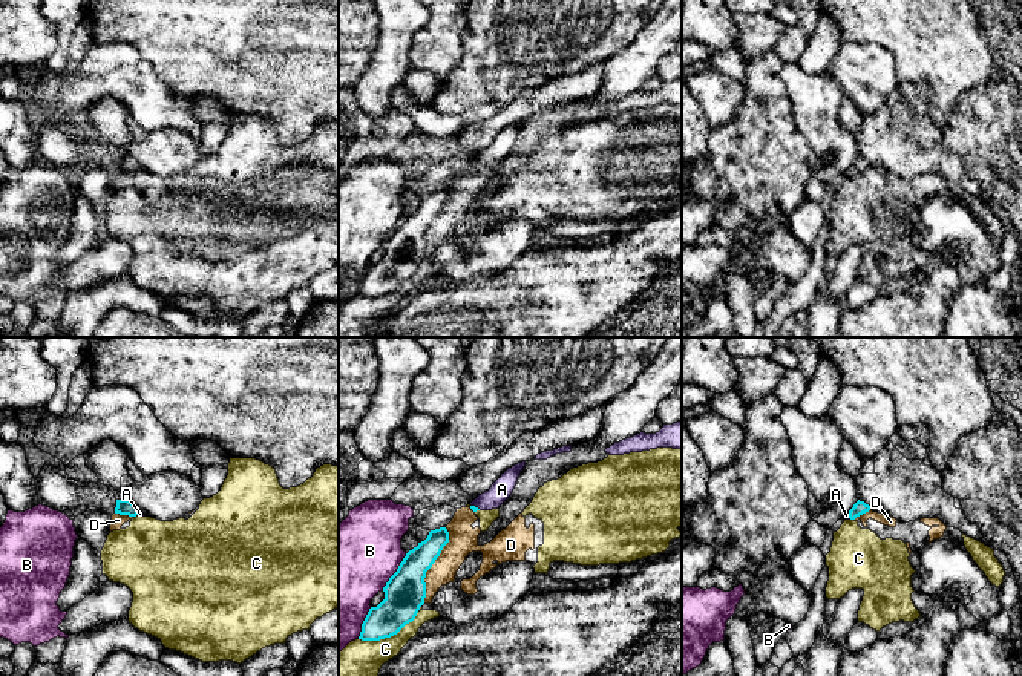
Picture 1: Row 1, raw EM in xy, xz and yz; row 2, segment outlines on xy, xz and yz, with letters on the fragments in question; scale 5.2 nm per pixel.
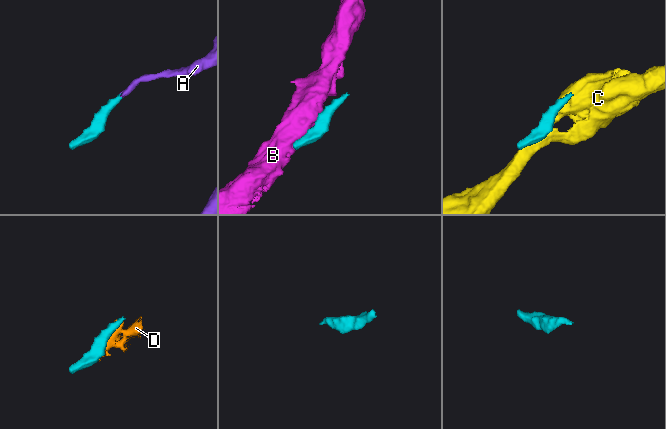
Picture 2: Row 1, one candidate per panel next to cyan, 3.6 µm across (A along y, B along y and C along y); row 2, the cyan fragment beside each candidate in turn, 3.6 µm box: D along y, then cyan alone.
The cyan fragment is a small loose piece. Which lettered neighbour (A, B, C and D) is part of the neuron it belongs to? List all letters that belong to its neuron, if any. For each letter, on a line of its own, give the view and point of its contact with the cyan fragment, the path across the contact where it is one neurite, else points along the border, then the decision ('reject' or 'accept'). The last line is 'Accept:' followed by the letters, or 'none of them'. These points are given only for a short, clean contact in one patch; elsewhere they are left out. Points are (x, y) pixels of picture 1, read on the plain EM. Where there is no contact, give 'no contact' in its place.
A: contact xz (474, 163); way xz (472, 164), (474, 163), (488, 158), (501, 146); accept
B: contact xz (396, 229); reject
C: contact xz (389, 293); reject
D: contact xz (431, 223); reject
Accept: A

